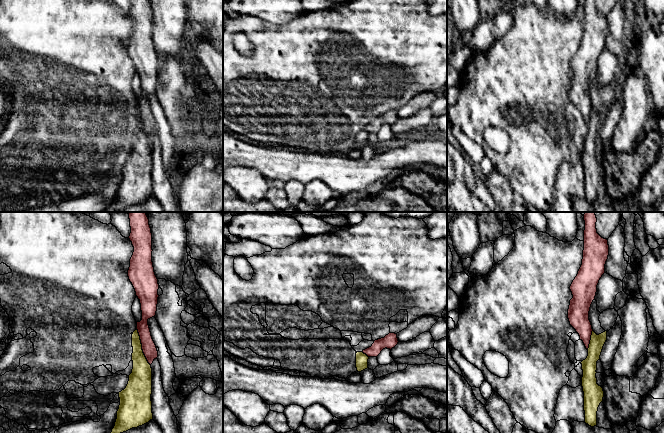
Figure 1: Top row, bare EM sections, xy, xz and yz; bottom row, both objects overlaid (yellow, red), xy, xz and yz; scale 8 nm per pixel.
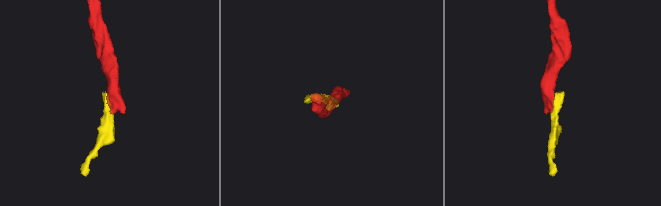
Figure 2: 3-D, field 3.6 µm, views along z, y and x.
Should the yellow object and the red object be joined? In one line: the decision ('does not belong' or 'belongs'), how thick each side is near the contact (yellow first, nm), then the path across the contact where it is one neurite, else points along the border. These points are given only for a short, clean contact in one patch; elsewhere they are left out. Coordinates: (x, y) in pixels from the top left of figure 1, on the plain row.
does not belong | 180/110 nm | along xy (136, 102), (142, 128), (150, 141)

